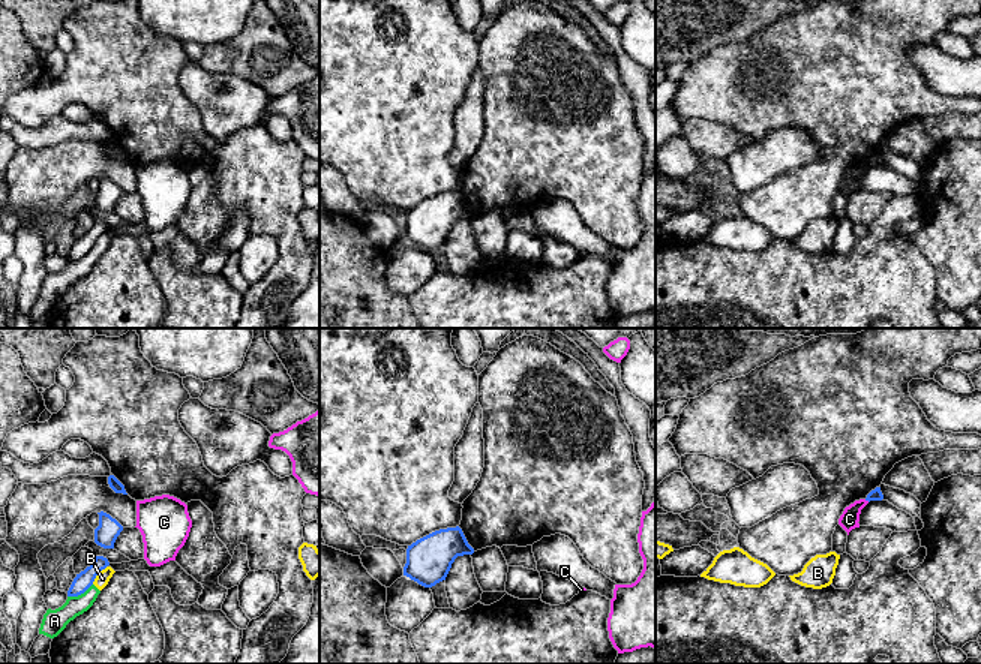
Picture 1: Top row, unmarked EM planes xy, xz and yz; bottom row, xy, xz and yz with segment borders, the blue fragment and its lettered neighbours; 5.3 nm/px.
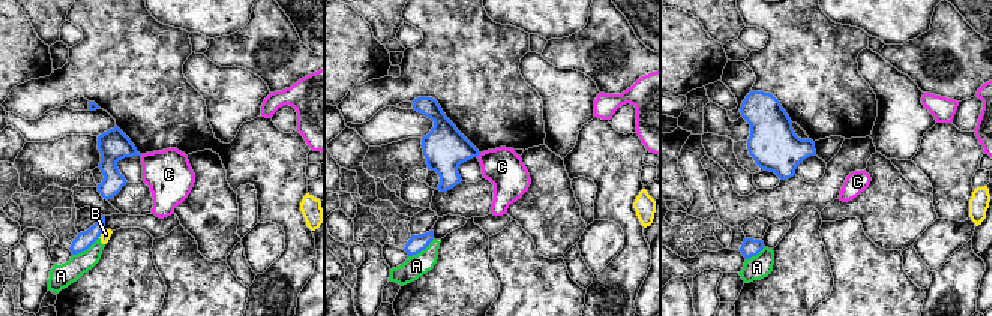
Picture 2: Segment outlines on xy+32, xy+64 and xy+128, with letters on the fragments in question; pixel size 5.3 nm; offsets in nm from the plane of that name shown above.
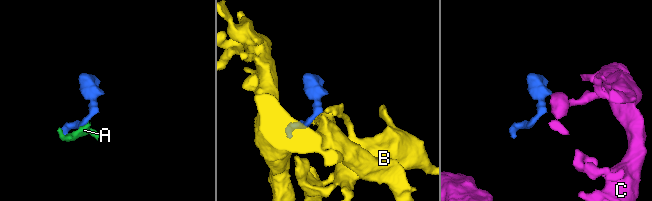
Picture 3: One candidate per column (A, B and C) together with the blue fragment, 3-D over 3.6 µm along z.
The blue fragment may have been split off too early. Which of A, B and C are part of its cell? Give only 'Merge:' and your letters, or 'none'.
Merge: none

